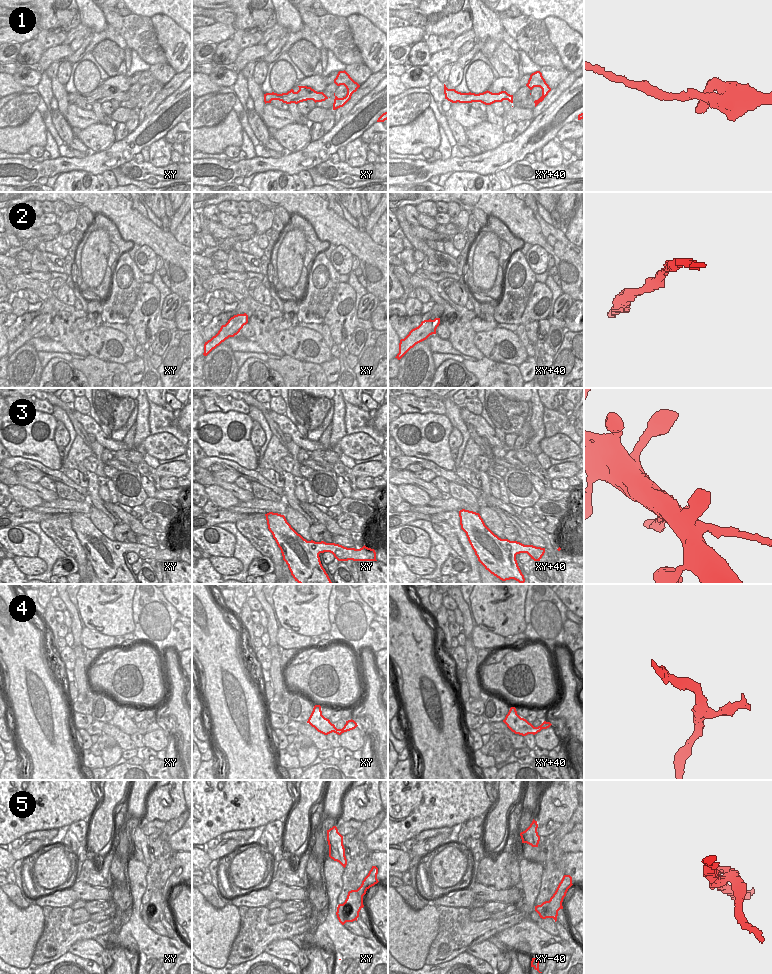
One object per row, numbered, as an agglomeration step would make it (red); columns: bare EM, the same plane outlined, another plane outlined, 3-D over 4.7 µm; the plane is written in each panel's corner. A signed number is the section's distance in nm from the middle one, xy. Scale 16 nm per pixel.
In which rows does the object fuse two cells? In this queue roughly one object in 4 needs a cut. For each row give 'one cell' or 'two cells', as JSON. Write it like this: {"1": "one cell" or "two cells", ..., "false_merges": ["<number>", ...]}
{"1": "one cell", "2": "one cell", "3": "two cells", "4": "one cell", "5": "two cells", "false_merges": ["3", "5"]}

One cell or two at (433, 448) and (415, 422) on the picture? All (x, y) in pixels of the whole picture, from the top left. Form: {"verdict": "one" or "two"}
{"verdict": "one"}

